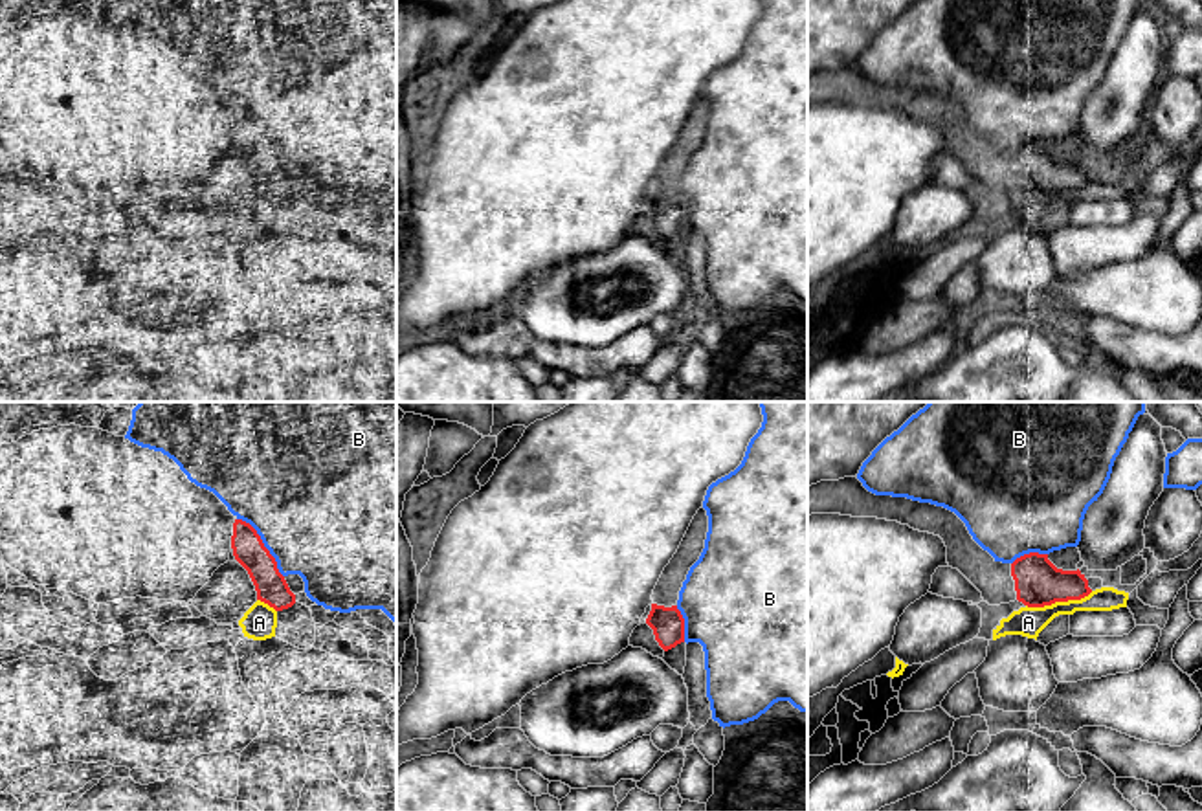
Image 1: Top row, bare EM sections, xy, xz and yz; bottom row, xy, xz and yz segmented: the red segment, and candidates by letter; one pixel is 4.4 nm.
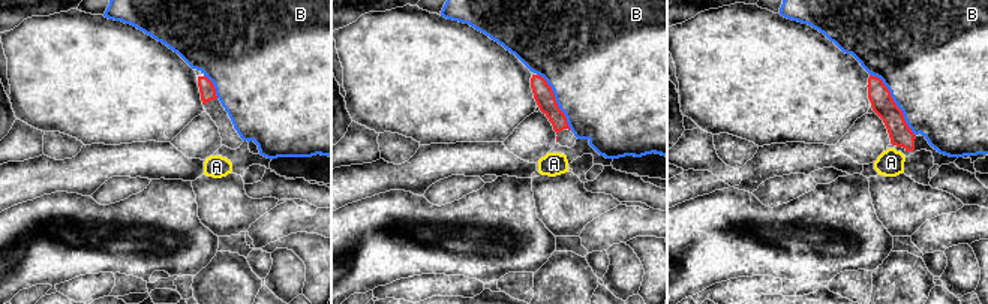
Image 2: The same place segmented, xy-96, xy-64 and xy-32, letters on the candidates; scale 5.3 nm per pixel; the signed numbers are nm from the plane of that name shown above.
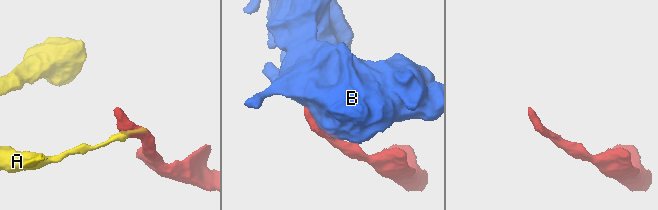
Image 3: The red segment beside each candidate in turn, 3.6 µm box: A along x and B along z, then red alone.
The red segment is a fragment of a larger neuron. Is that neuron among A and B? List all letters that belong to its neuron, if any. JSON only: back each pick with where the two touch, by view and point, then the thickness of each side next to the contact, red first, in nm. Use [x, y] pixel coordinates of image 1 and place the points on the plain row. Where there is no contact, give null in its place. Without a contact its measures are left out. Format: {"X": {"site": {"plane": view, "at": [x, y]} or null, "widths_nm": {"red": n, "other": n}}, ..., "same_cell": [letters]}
{"same_cell": []}

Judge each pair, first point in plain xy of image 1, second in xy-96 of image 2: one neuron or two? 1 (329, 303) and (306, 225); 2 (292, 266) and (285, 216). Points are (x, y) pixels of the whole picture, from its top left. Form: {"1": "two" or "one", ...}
{"1": "one", "2": "two"}

